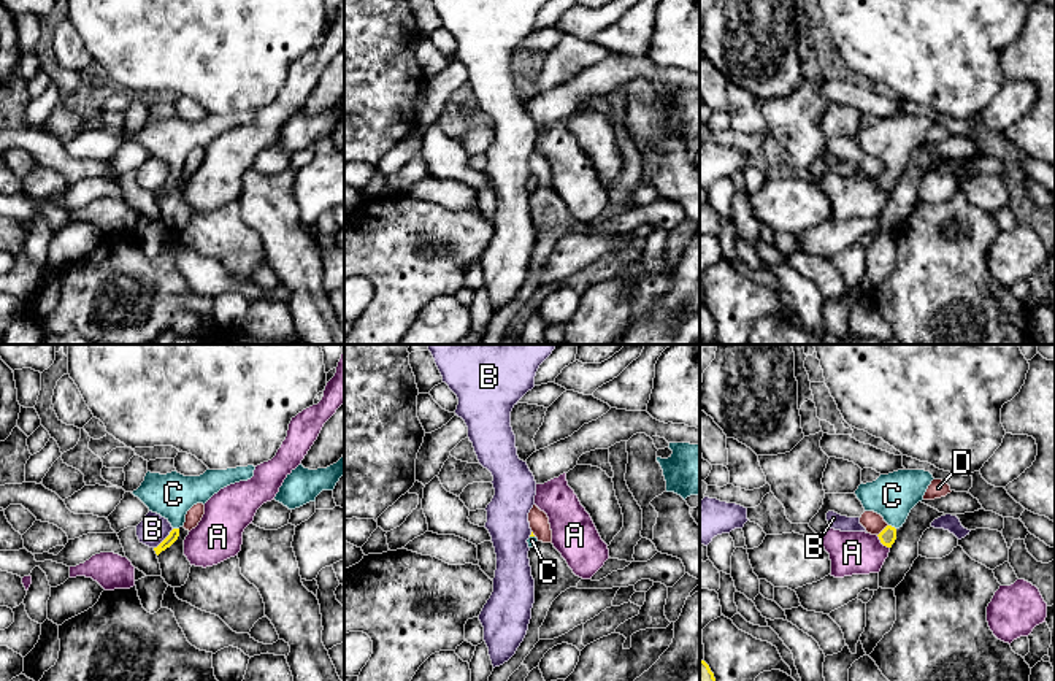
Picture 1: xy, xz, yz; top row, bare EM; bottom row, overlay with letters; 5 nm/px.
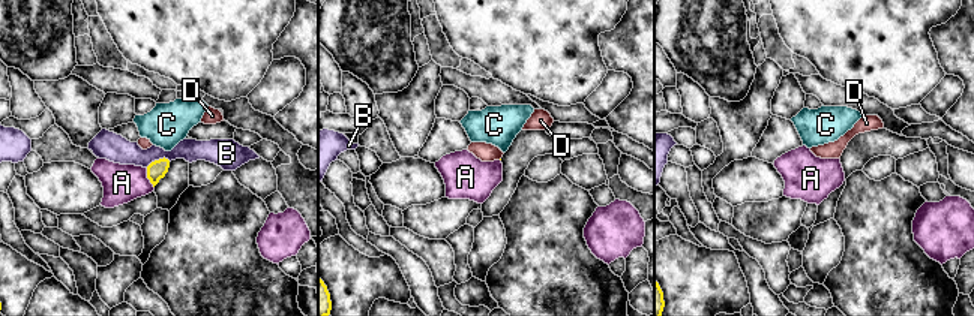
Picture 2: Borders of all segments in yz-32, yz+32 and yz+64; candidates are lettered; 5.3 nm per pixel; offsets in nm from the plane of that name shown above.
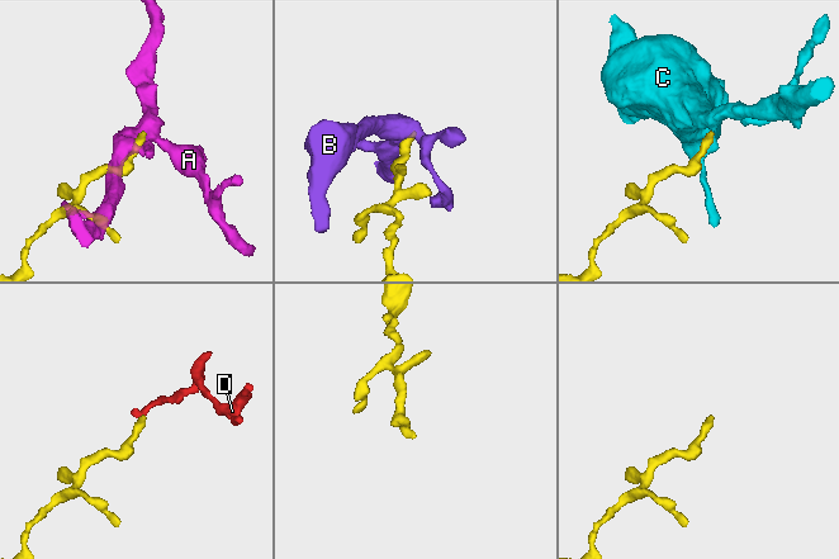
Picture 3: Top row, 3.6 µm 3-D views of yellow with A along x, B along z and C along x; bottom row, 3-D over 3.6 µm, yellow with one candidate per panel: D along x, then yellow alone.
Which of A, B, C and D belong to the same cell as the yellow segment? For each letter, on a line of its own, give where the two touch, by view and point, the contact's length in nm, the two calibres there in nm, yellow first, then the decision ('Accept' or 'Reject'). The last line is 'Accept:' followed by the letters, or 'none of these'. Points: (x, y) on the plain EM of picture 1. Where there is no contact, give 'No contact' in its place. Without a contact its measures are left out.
A: Touches yellow at yz (882, 188). Shared border 100 nm. Thickness 90 nm (yellow) against 220 nm. Reject
B: Touches yellow at xy (165, 183). Shared border 140 nm. Thickness 50 nm (yellow) against 150 nm. Reject
C: Touches yellow at yz (890, 170). Shared border 50 nm. Thickness 90 nm (yellow) against 220 nm. Accept
D: Touches yellow at yz (882, 175). Shared border 80 nm. Thickness 90 nm (yellow) against 100 nm. Reject
Accept: C

